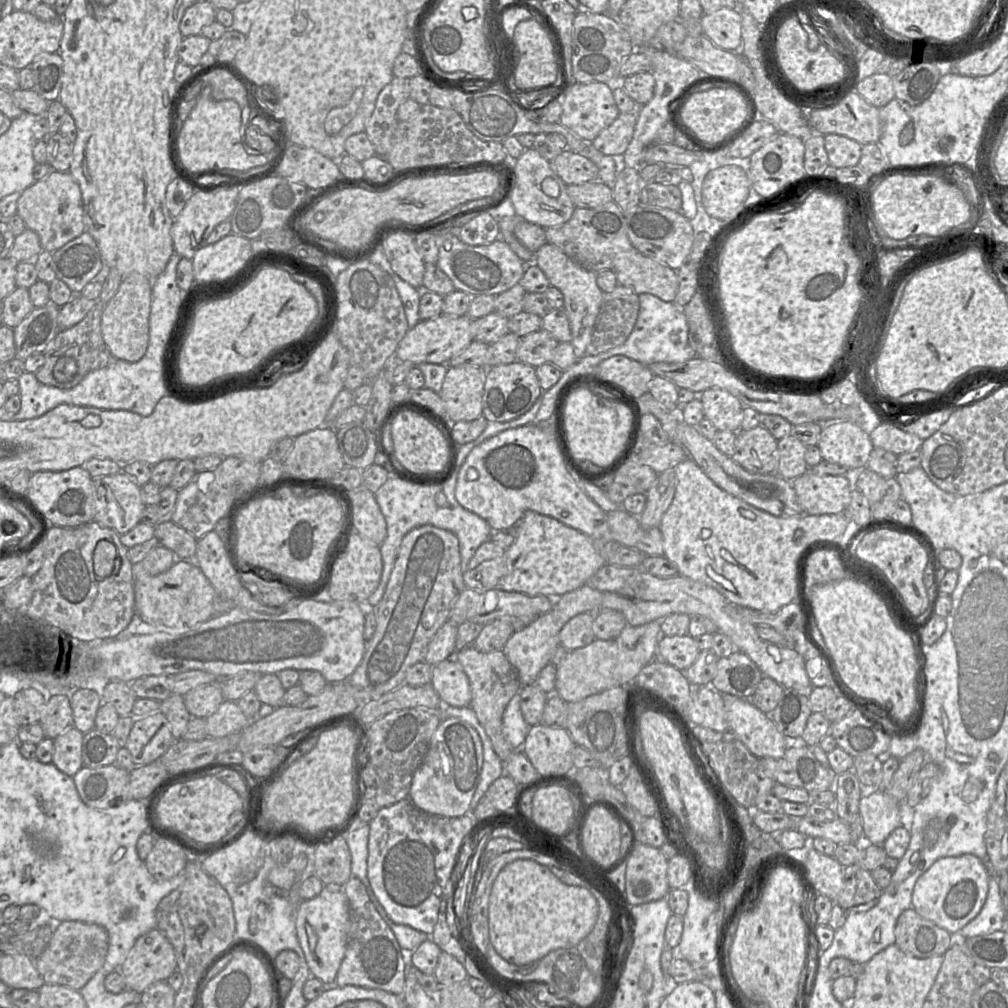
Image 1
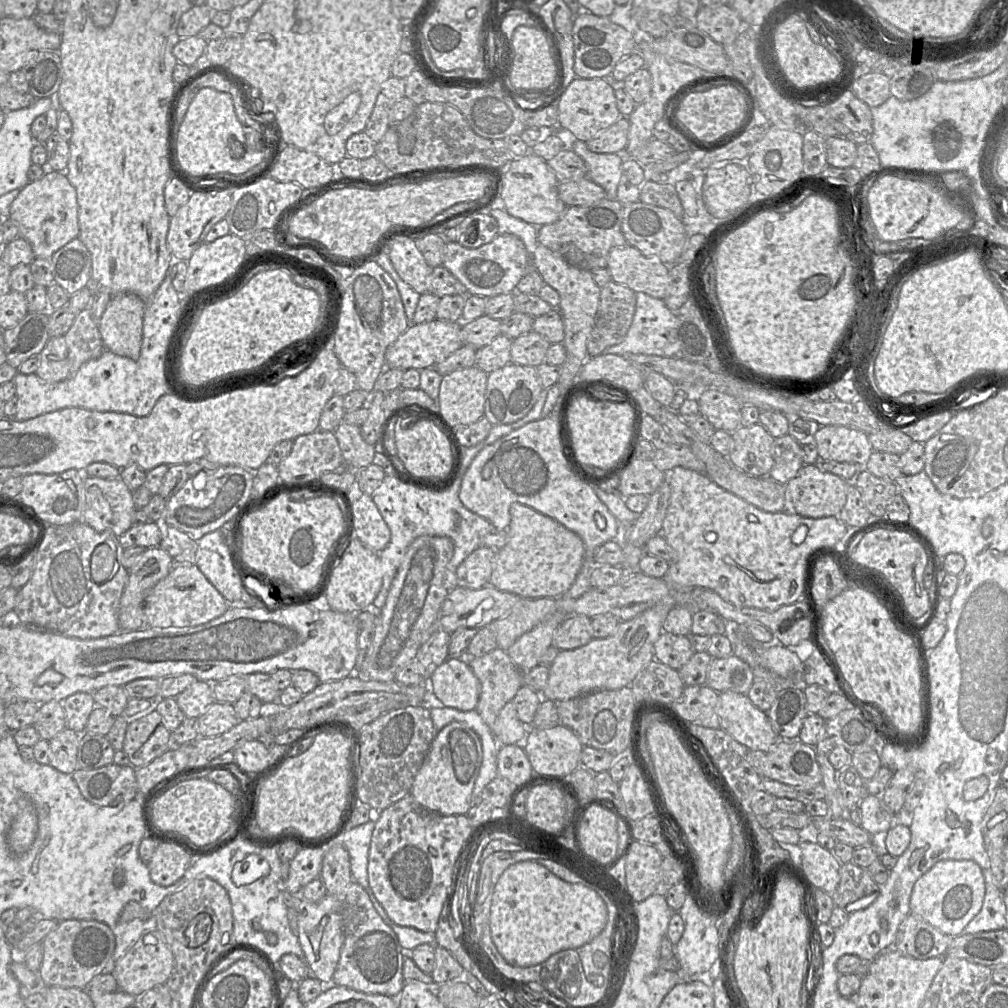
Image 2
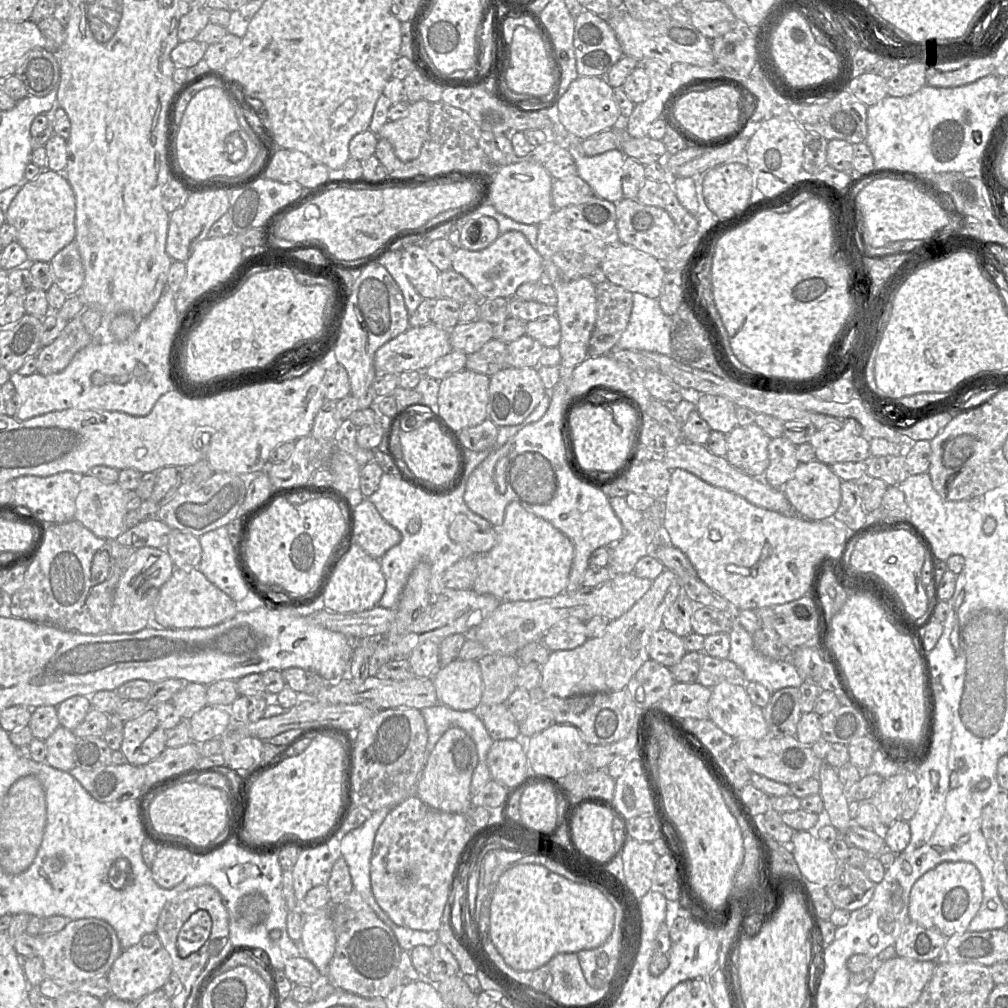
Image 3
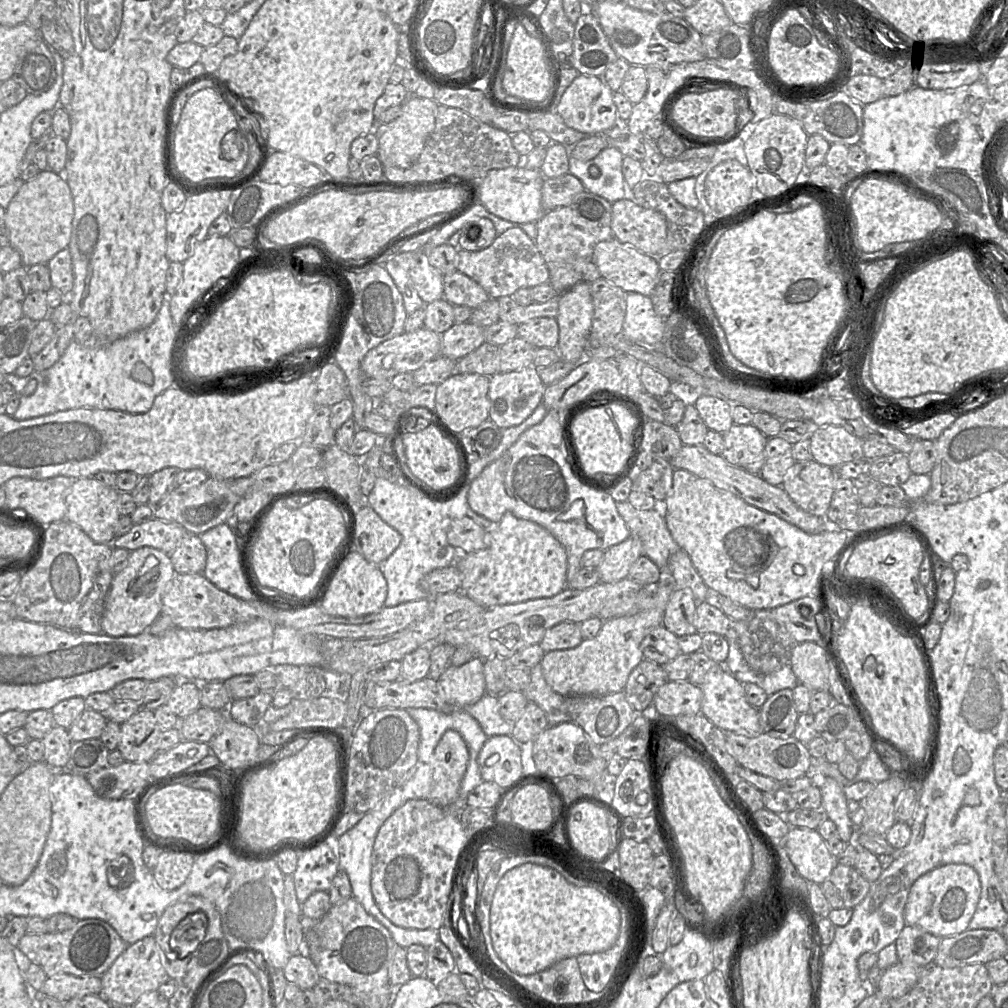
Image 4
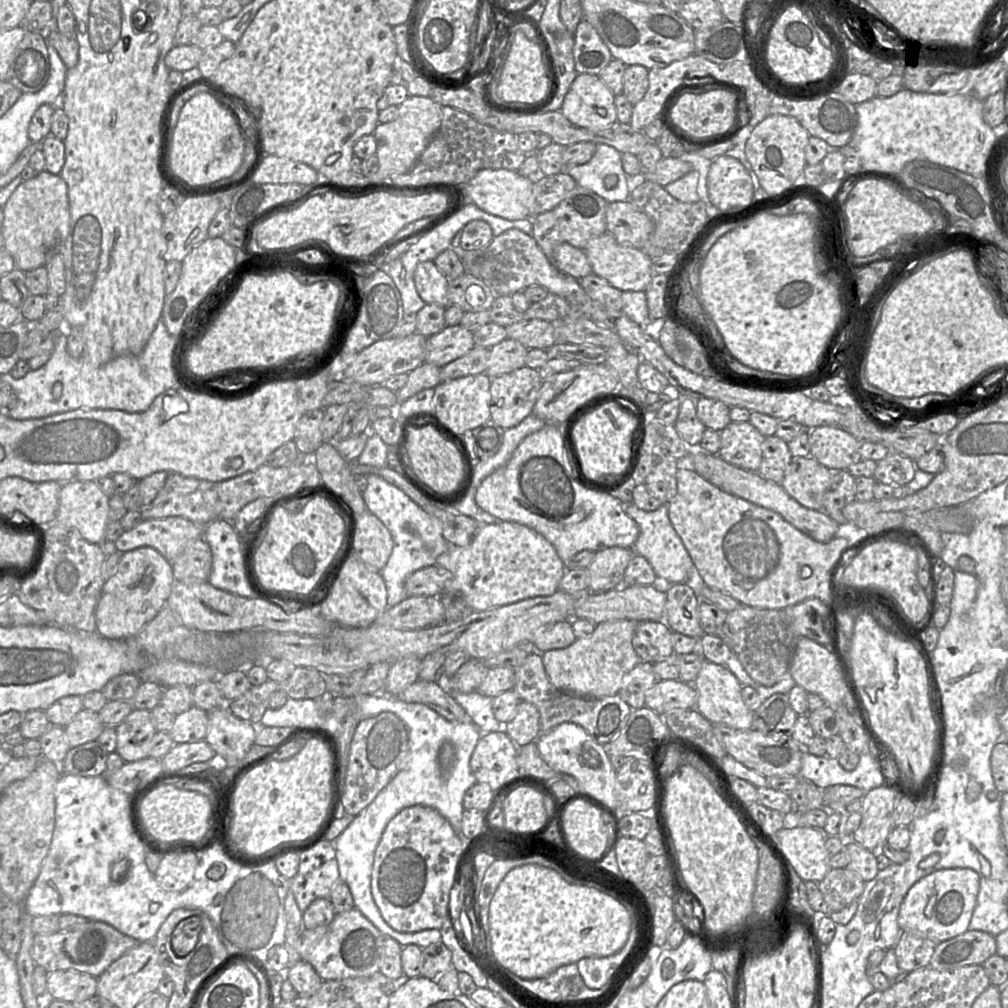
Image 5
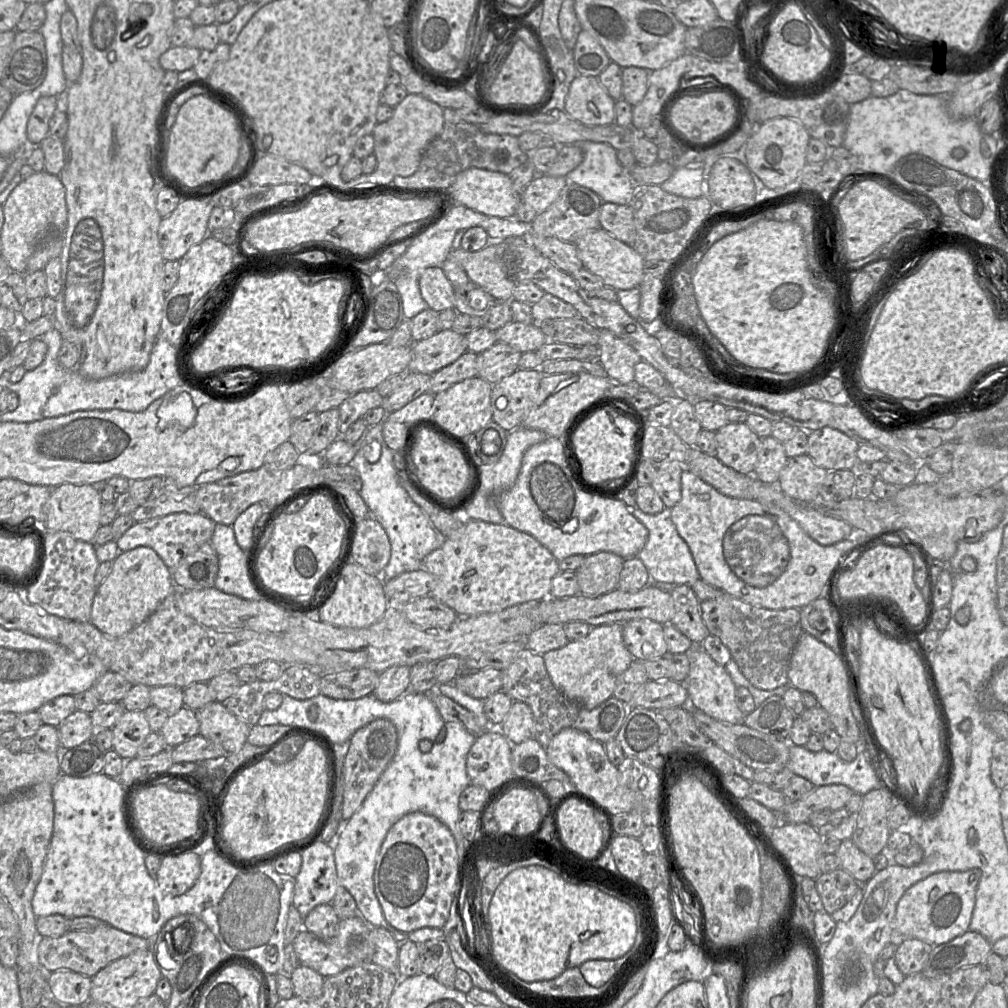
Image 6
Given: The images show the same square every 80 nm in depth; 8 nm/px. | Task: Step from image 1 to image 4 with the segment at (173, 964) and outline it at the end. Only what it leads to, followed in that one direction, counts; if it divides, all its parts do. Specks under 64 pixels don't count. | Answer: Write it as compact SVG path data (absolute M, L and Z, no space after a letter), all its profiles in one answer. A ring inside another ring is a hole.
M147 936L127 945L107 971L101 975L102 990L99 995L102 995L110 1004L118 1004L118 1007L132 1007L141 995L156 991L167 978L155 938Z

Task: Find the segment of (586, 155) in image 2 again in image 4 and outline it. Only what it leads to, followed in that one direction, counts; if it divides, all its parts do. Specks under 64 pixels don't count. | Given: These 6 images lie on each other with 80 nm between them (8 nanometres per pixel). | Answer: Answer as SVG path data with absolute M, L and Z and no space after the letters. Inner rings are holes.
M613 146L606 147L588 161L569 155L569 173L582 182L586 191L603 197L610 203L625 197L632 198L632 190L628 190L622 173L623 157Z

